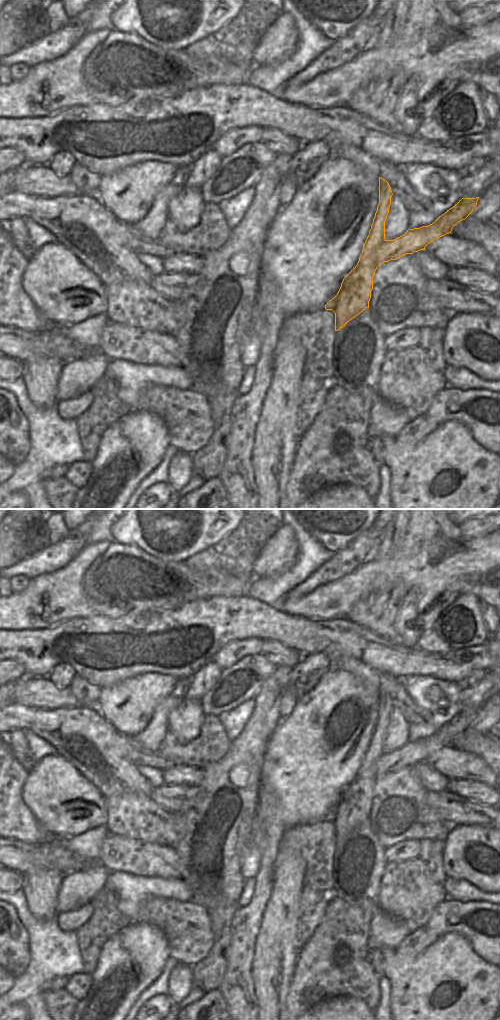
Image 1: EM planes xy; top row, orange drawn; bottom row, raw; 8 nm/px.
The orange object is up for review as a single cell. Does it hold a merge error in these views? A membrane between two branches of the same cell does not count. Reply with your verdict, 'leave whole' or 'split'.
split

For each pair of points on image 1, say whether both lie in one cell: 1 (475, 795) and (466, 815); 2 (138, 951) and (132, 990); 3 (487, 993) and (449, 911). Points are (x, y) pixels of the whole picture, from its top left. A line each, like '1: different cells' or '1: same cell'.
1: different cells
2: same cell
3: different cells

